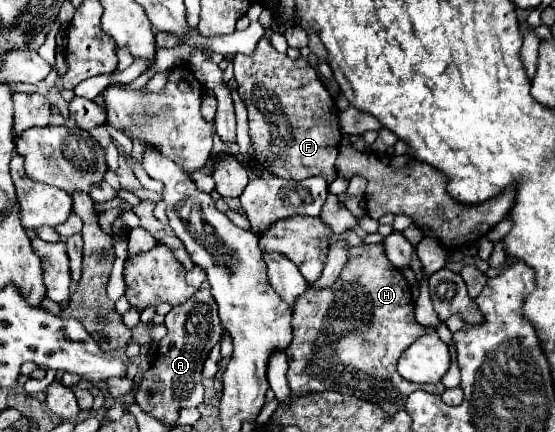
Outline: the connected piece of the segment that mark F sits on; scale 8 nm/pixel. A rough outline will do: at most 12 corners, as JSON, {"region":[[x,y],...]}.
{"region":[[265,38],[233,66],[255,158],[337,178],[339,112]]}

